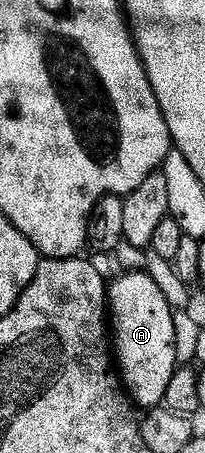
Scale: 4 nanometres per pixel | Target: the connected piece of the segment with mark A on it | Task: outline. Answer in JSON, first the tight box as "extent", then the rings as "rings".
{"extent":[107,272,179,409],"rings":[[[125,272],[108,281],[107,320],[111,325],[111,352],[121,386],[138,409],[156,408],[164,401],[167,382],[171,382],[171,374],[179,367],[173,313],[164,290],[145,272]]]}

